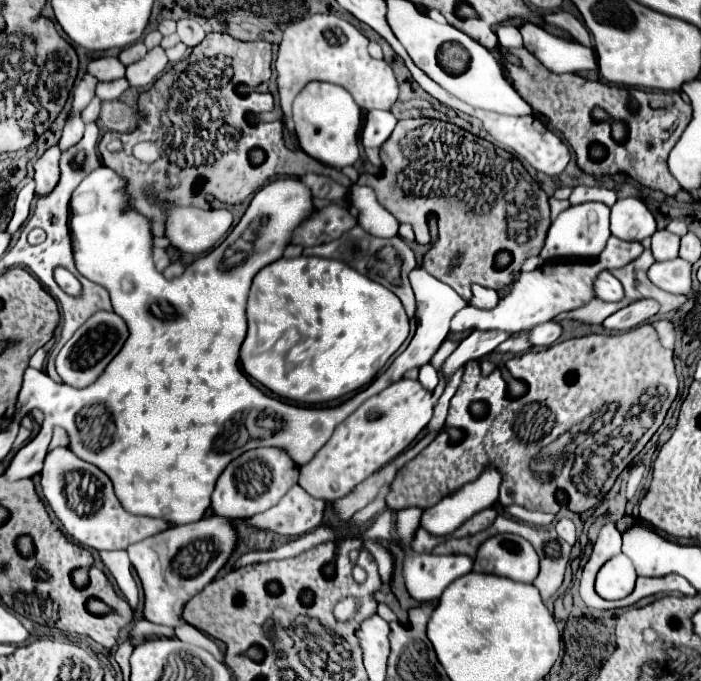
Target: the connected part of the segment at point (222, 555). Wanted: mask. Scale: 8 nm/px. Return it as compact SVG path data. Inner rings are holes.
M213 515L197 523L173 525L155 537L147 537L145 541L129 545L129 559L145 591L145 619L159 625L171 625L173 629L181 625L183 605L193 595L197 595L209 581L213 581L217 571L227 563L229 555L233 553L235 541L237 535L231 527L231 521ZM161 575L165 579L161 579ZM149 589L155 591L149 593Z

